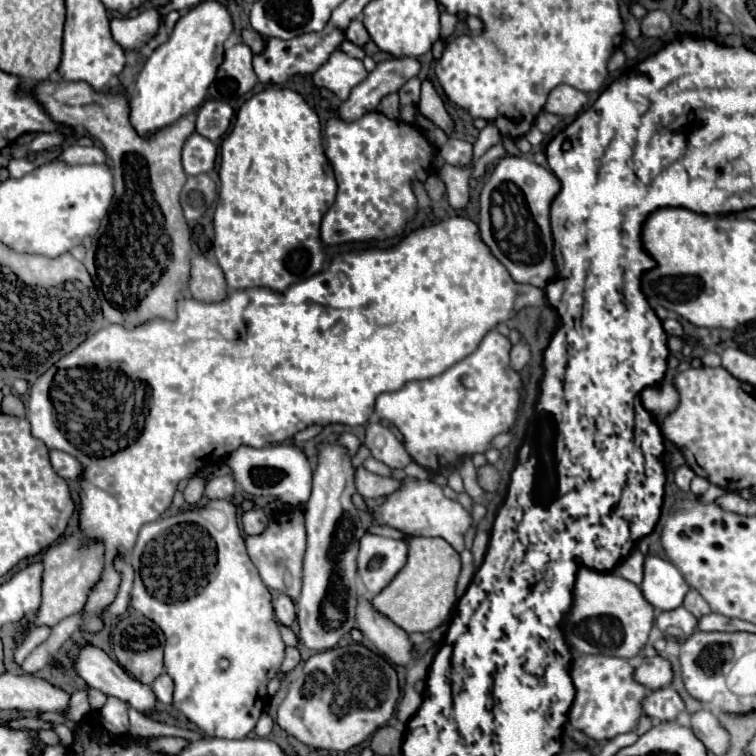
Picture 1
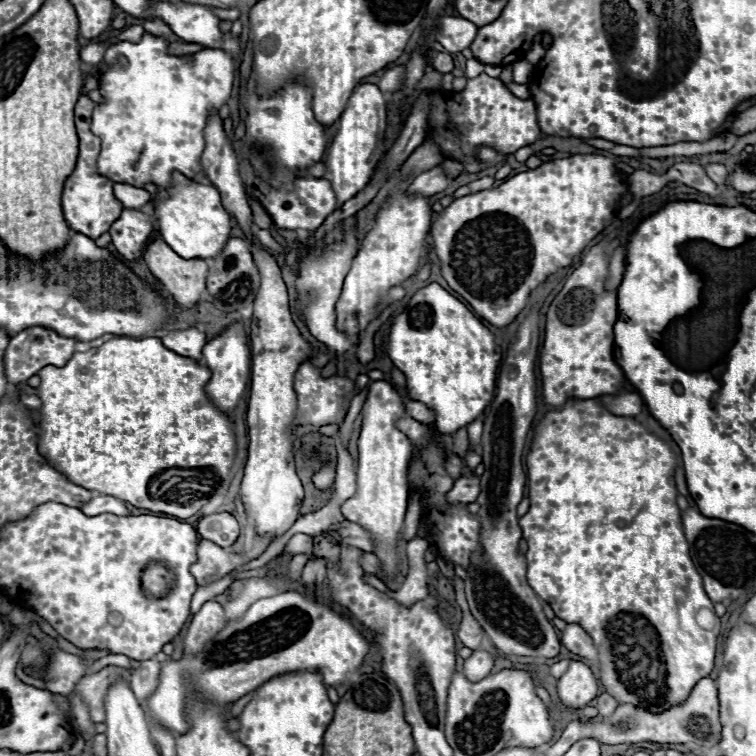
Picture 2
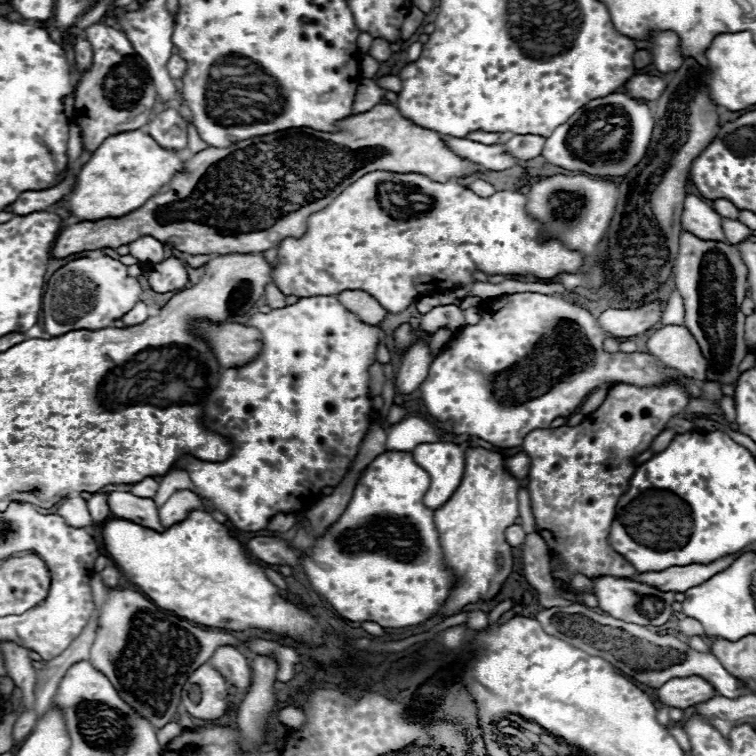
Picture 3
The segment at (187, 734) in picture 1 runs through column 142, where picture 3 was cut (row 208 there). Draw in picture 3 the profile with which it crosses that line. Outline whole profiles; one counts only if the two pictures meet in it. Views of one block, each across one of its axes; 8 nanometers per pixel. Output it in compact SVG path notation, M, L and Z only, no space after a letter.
M717 199L713 202L713 209L722 217L738 219L740 212L730 201L726 199Z

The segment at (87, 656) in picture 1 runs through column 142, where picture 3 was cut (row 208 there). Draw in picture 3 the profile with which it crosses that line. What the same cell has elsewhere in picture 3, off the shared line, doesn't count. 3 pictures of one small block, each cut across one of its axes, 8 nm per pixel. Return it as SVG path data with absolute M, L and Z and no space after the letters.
M688 194L686 196L686 200L684 200L684 212L682 212L682 228L684 230L692 232L694 236L698 236L702 240L714 240L714 242L726 242L726 244L730 244L726 240L726 236L724 236L724 230L722 230L720 220L722 220L720 214L716 214L710 206L706 206L698 196L694 196L694 194Z

